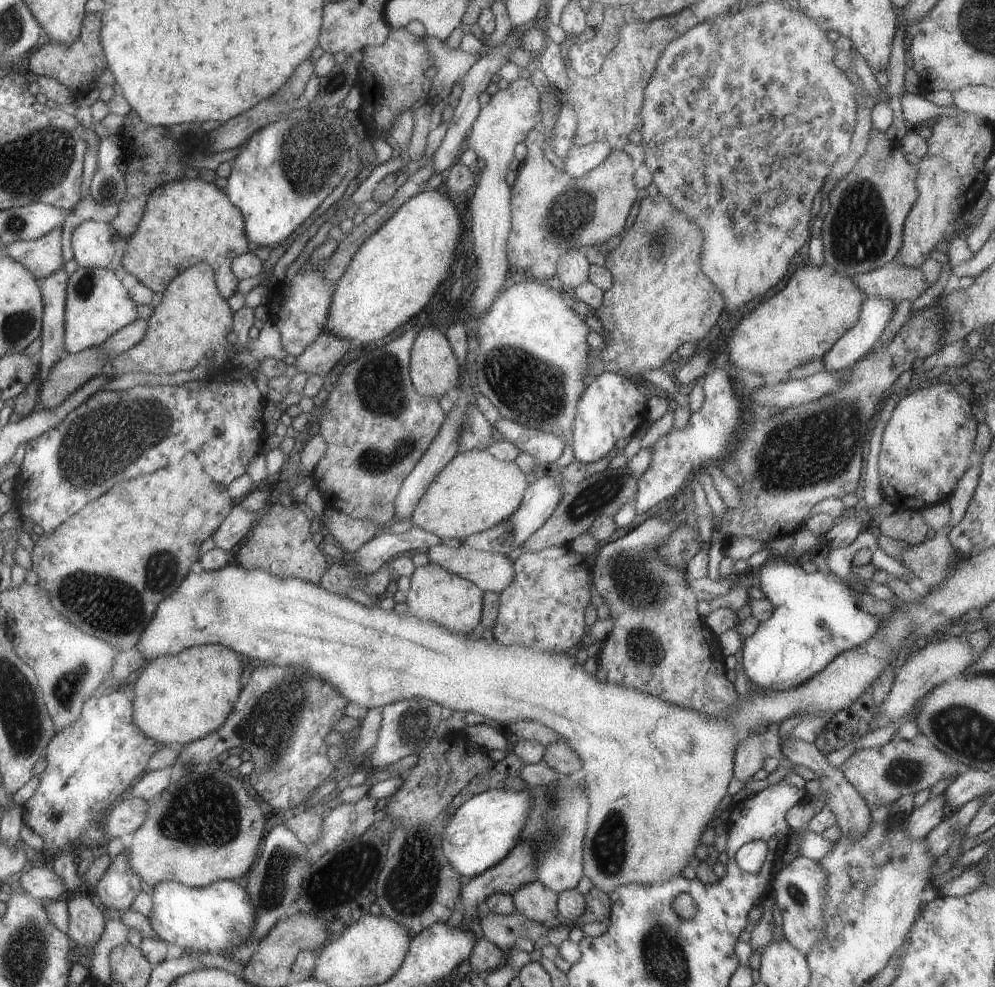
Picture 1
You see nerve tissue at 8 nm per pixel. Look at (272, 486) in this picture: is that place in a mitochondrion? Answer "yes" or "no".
no

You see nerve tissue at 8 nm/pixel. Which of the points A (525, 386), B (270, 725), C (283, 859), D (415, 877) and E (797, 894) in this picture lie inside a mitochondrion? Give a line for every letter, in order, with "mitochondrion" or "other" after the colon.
A: mitochondrion
B: mitochondrion
C: mitochondrion
D: mitochondrion
E: mitochondrion

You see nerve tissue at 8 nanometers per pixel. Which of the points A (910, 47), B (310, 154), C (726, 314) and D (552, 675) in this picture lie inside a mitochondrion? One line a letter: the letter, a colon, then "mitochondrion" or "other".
A: other
B: mitochondrion
C: other
D: other

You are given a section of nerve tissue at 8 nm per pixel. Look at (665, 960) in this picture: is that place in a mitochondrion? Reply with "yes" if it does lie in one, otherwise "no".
yes

